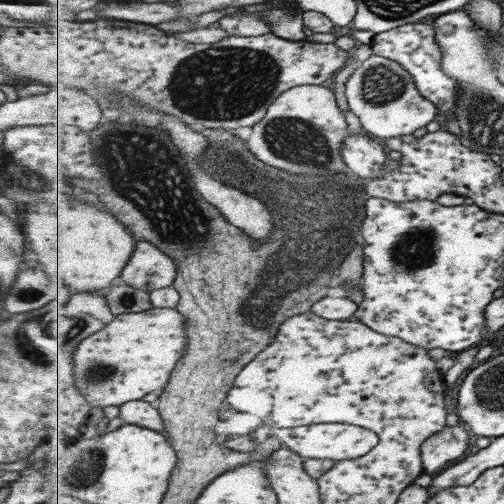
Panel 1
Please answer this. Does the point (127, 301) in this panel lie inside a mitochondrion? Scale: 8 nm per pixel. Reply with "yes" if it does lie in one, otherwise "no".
yes

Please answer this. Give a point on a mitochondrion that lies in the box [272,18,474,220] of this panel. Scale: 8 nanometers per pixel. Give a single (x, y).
(380, 86)

